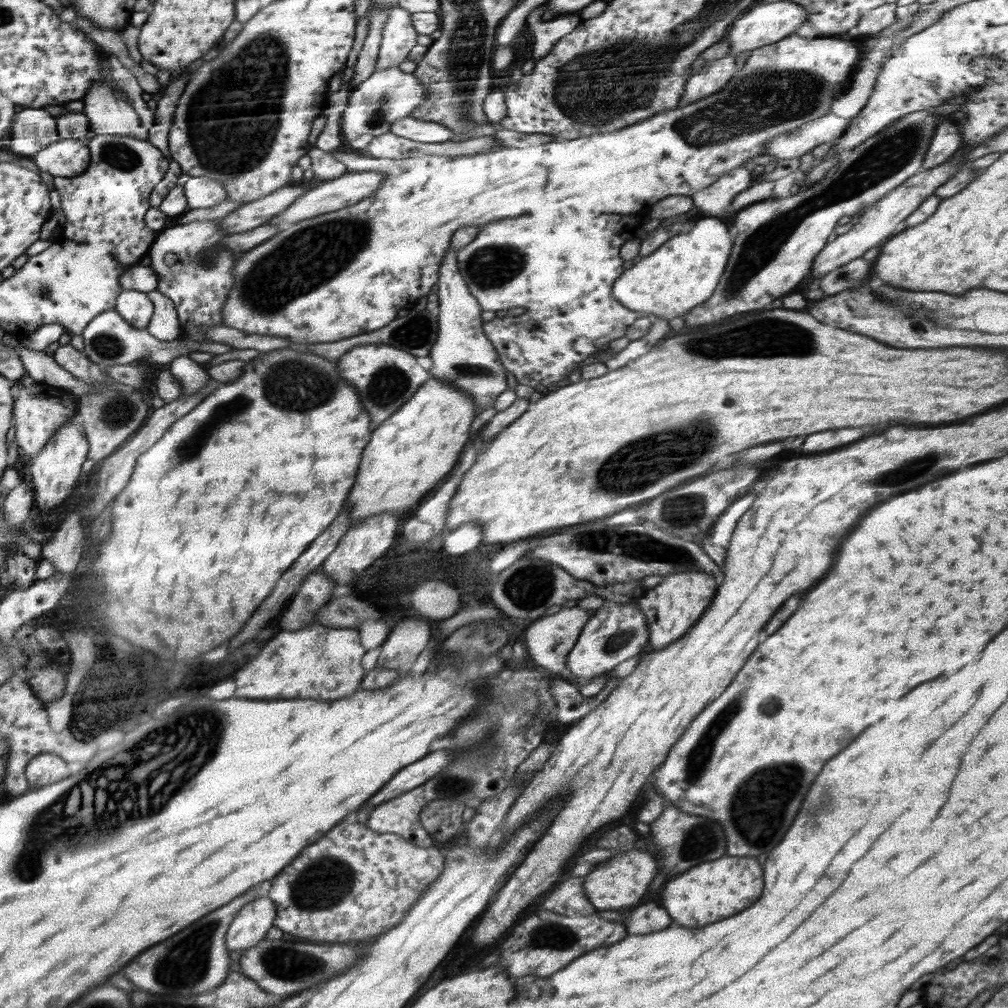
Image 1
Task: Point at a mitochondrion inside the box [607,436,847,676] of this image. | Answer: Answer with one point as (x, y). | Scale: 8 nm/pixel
(687, 506)

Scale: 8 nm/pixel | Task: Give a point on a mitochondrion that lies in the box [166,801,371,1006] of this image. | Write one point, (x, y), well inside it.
(288, 965)

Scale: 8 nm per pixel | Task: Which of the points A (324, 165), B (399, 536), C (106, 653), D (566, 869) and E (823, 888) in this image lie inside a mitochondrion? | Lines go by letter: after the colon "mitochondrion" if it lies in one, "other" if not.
A: other
B: other
C: other
D: other
E: other

